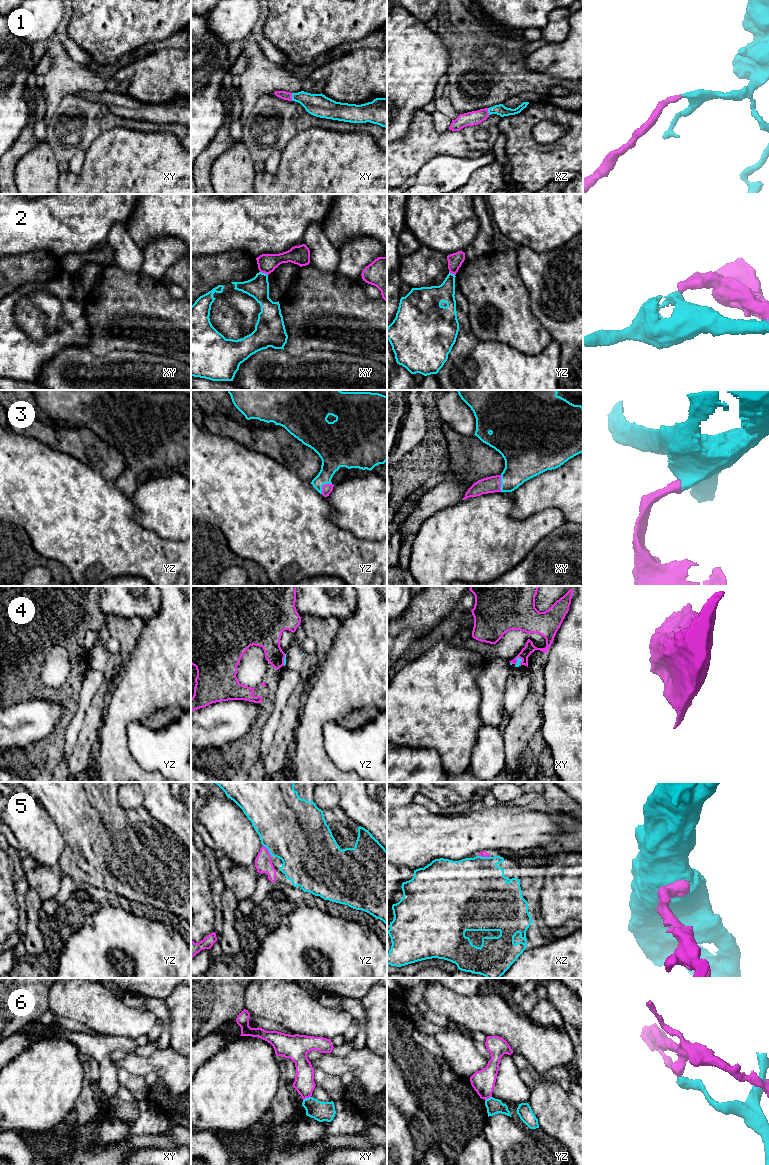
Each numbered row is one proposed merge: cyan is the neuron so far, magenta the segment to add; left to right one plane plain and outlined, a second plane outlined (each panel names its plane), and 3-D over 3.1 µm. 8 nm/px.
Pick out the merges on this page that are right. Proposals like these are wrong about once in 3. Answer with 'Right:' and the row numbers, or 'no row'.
Right: 1, 3, 5

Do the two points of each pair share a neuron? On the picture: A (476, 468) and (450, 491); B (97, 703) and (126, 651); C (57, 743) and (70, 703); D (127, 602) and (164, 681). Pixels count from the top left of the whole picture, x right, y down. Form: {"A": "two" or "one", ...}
{"A": "one", "B": "two", "C": "one", "D": "two"}

